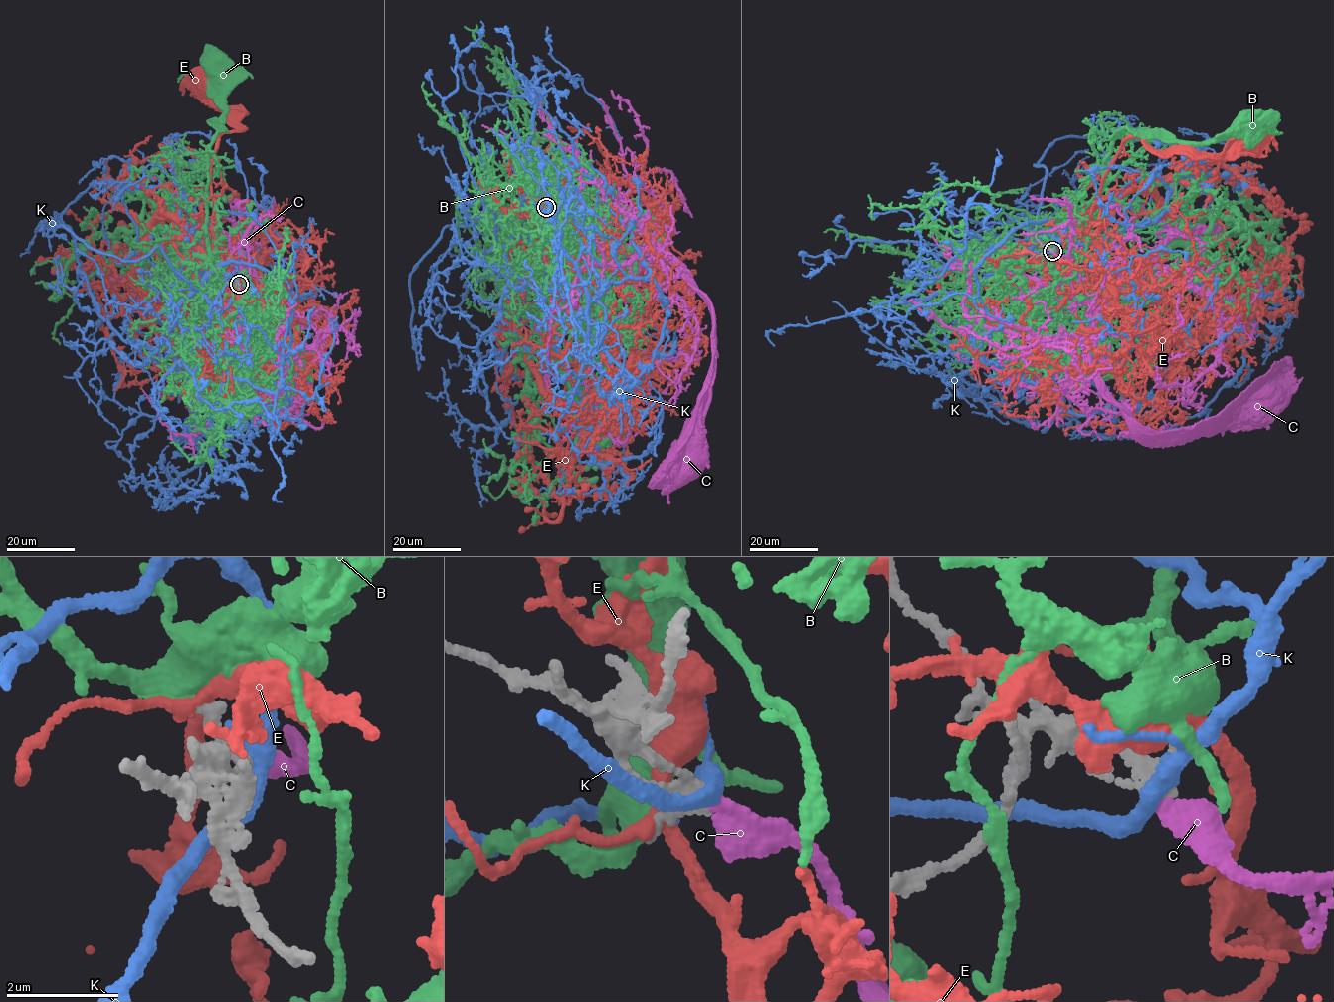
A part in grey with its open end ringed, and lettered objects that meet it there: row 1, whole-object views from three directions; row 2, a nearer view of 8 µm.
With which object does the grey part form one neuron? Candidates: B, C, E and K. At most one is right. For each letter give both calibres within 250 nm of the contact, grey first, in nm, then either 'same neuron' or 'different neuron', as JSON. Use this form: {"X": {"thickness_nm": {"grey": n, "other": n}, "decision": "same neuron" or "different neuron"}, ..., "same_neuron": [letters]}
{"B": {"thickness_nm": {"grey": 200, "other": 440}, "decision": "different neuron"}, "C": {"thickness_nm": {"grey": 160, "other": 380}, "decision": "same neuron"}, "E": {"thickness_nm": {"grey": 170, "other": 240}, "decision": "different neuron"}, "K": {"thickness_nm": {"grey": 240, "other": 280}, "decision": "different neuron"}, "same_neuron": ["C"]}

